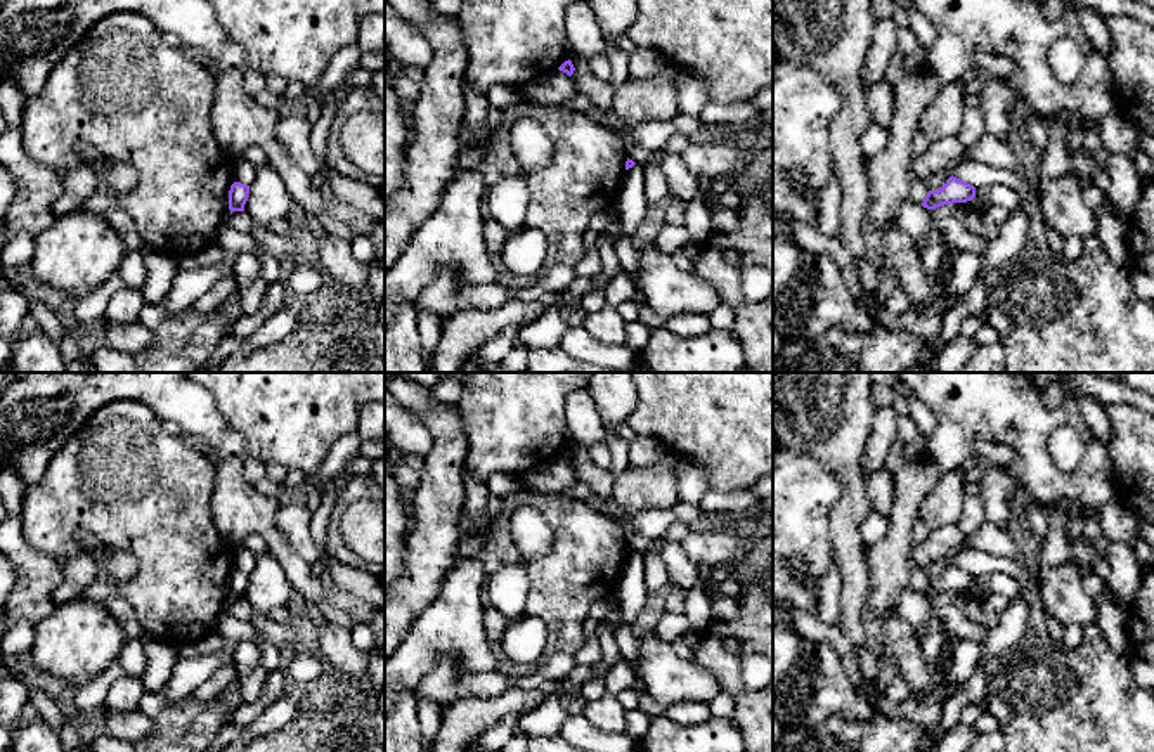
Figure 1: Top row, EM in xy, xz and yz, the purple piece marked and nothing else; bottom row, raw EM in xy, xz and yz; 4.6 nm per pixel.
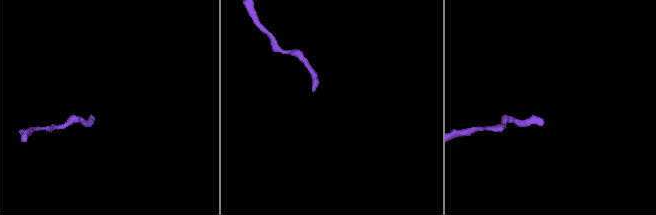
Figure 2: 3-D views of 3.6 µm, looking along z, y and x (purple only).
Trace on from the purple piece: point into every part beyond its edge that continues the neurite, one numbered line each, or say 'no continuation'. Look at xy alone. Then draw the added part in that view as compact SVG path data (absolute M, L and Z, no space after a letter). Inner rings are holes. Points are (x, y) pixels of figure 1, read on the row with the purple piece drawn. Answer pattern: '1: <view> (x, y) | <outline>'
no continuation

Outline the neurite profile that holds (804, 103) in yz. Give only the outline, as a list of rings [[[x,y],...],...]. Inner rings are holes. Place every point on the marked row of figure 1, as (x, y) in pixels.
[[[773,55],[773,210],[787,213],[797,222],[816,227],[820,203],[797,192],[788,182],[790,170],[801,170],[811,192],[821,192],[832,173],[828,126],[842,107],[842,95],[813,68],[802,62],[788,62]]]

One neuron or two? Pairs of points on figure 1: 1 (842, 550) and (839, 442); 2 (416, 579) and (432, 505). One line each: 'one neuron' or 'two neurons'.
1: one neuron
2: one neuron

